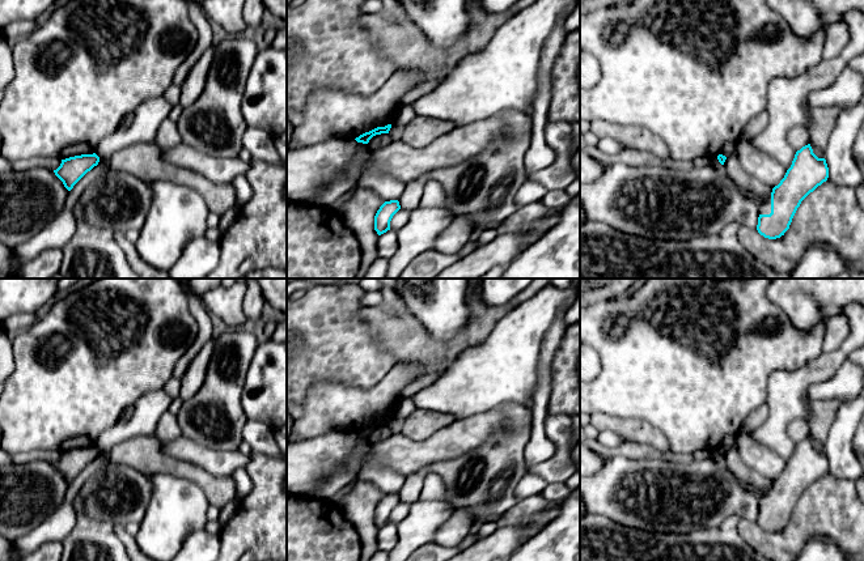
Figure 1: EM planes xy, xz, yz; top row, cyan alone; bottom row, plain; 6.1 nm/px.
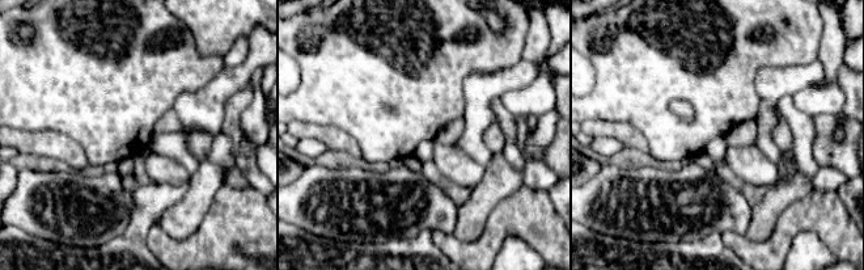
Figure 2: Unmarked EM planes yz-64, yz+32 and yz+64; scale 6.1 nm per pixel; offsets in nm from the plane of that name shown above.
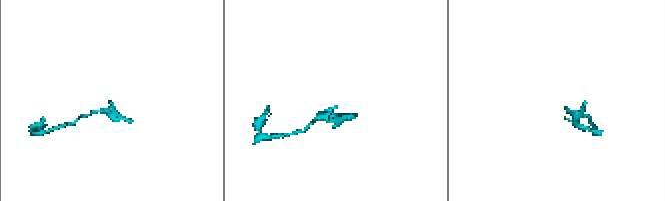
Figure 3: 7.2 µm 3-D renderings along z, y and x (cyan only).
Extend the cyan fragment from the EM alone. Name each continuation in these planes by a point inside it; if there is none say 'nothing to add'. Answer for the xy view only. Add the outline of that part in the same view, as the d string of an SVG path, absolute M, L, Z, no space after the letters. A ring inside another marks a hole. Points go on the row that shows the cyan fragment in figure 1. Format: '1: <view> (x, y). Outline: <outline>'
nothing to add

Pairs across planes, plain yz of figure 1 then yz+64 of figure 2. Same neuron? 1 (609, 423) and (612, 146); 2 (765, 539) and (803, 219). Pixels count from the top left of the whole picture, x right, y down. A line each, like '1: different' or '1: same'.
1: different
2: same

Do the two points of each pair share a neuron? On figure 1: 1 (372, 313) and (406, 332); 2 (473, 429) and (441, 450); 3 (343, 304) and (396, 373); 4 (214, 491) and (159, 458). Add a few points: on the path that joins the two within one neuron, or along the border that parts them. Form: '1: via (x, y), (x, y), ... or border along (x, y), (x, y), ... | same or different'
1: via (380, 321), (392, 332), (398, 332) | same
2: via (465, 434), (449, 442) | same
3: border along (397, 360), (376, 383), (368, 387) | different
4: via (200, 477), (190, 471), (172, 466) | same

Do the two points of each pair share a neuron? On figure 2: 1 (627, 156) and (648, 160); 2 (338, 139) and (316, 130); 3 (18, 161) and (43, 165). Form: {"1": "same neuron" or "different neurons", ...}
{"1": "same neuron", "2": "same neuron", "3": "same neuron"}

